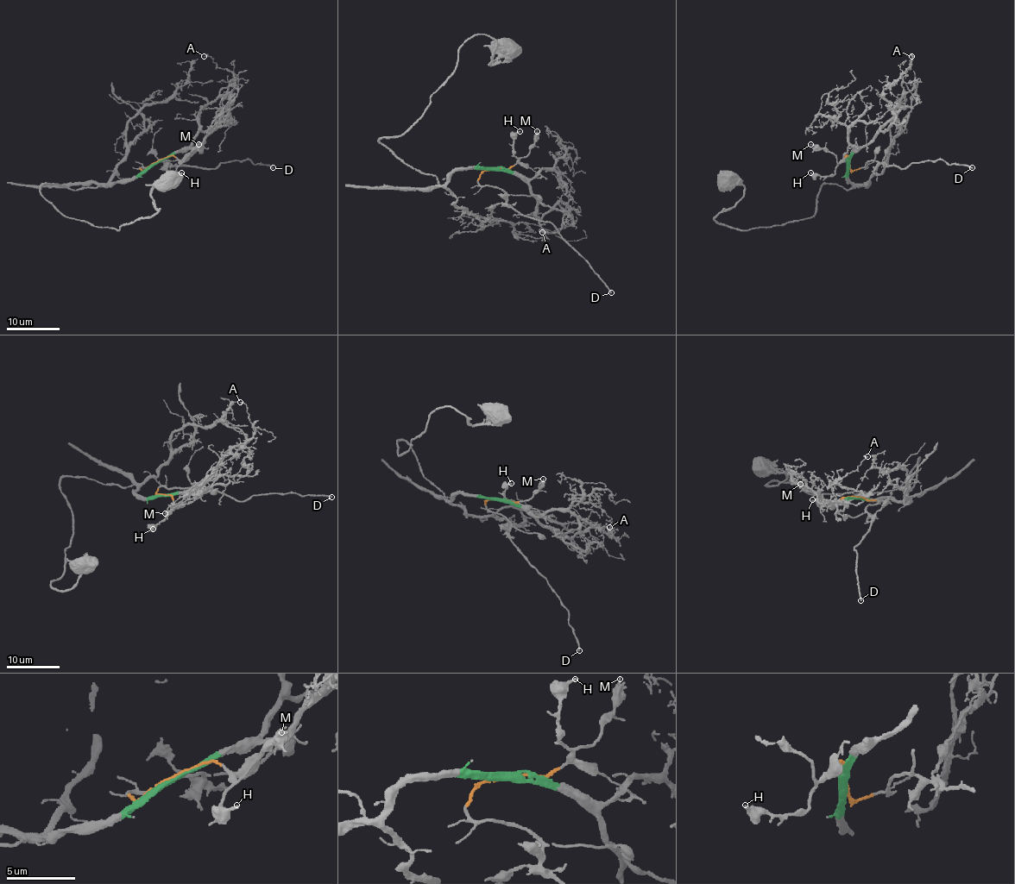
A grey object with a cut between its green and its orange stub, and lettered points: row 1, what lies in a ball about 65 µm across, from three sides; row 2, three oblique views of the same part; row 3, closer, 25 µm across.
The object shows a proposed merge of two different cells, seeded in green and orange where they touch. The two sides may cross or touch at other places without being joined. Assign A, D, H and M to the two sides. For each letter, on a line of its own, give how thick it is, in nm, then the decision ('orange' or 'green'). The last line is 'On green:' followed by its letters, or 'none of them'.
A: 130 nm thick; green
D: 240 nm thick; orange
H: 240 nm thick; orange
M: 280 nm thick; orange
On green: A

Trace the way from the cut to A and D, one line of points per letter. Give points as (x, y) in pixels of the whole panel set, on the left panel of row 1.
A: (154, 163), (191, 144), (198, 131), (200, 109), (233, 78), (230, 71), (204, 56)
D: (154, 163), (144, 171), (140, 168), (164, 161), (176, 166), (216, 168), (221, 163), (249, 159), (273, 168)

